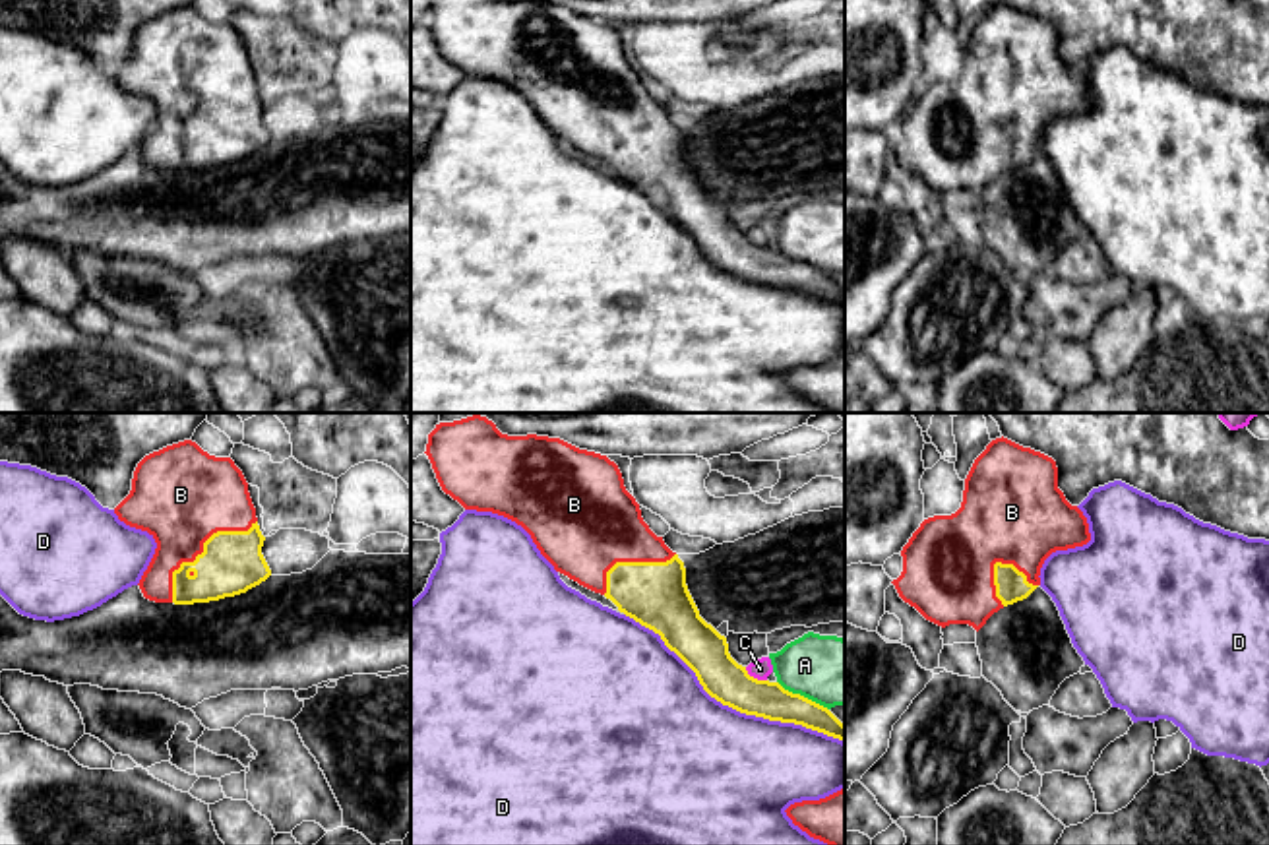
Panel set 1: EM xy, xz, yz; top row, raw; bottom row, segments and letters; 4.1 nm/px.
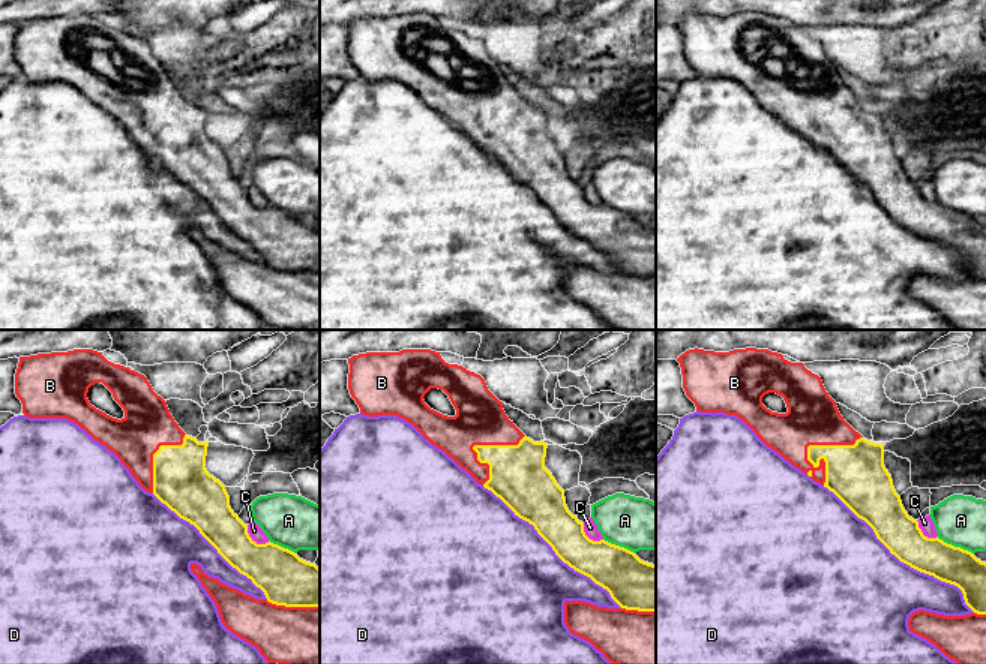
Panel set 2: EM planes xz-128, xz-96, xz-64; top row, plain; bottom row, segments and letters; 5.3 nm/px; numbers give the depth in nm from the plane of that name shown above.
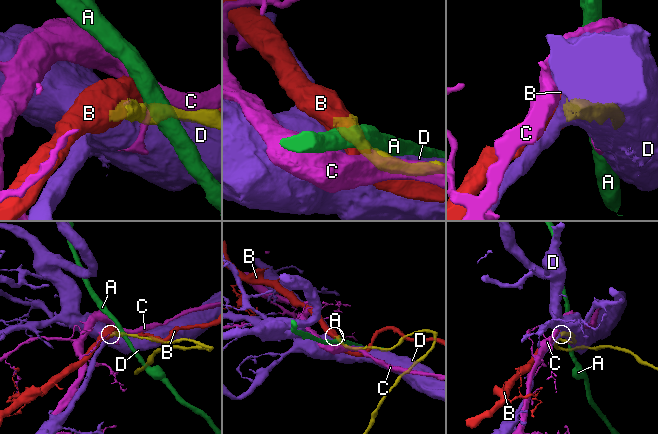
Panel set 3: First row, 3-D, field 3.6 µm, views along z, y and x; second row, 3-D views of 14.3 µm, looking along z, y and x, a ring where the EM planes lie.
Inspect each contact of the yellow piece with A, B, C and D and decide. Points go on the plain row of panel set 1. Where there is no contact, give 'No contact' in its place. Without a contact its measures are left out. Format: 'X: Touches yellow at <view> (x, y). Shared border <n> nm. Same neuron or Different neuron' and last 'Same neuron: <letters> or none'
A: Touches yellow at xz (803, 262). Shared border 240 nm. Different neuron
B: Touches yellow at xy (204, 117). Shared border 500 nm. Same neuron
C: Touches yellow at xz (752, 243). Shared border 110 nm. Different neuron
D: Touches yellow at xz (731, 272). Shared border 1050 nm. Different neuron
Same neuron: B

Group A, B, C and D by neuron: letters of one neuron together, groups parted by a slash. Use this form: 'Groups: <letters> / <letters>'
Groups: A / B / C / D

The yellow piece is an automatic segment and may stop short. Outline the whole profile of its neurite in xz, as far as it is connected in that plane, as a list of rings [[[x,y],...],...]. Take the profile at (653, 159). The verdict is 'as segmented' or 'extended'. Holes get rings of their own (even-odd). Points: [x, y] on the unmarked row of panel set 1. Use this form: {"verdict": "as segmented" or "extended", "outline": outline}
{"verdict": "extended", "outline": [[[428,0],[424,19],[446,60],[465,76],[492,78],[521,91],[556,138],[604,161],[620,178],[659,200],[711,264],[740,279],[802,291],[845,308],[845,291],[827,273],[779,248],[750,242],[730,223],[727,203],[699,182],[684,128],[643,87],[618,31],[606,21],[537,0]]]}

